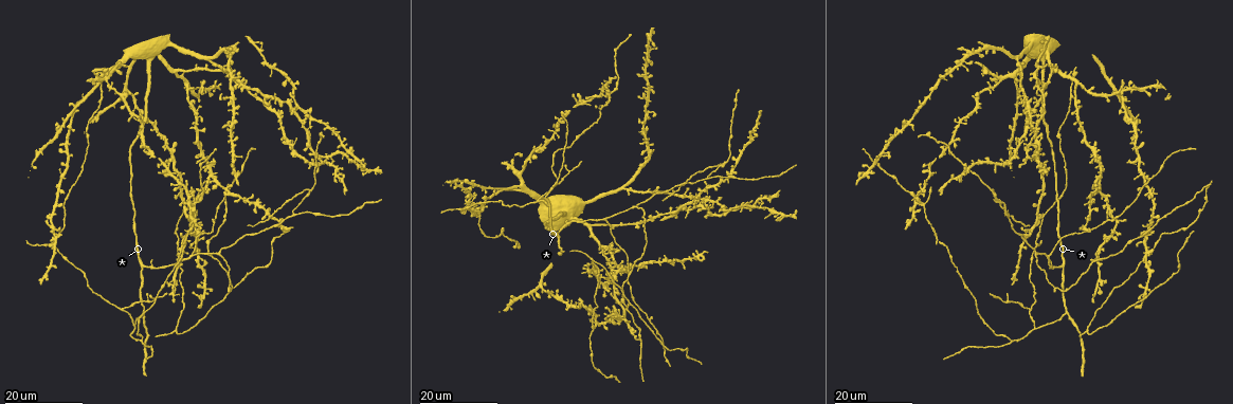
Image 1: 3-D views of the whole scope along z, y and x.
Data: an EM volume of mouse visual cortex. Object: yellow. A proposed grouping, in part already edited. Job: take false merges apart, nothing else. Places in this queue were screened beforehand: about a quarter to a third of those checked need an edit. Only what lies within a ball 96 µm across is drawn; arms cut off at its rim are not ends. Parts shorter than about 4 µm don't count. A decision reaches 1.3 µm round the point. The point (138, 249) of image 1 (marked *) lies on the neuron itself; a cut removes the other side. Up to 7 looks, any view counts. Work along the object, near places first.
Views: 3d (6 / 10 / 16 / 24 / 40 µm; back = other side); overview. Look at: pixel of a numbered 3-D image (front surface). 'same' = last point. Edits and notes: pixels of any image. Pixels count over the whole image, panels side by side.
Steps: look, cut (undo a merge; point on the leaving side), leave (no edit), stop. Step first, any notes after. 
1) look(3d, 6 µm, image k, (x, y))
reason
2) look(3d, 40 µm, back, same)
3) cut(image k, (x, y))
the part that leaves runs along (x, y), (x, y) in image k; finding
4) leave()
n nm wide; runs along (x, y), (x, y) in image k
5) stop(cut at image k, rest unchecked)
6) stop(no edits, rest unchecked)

look(3d, 24 µm, image 1, (148, 336))
branch point

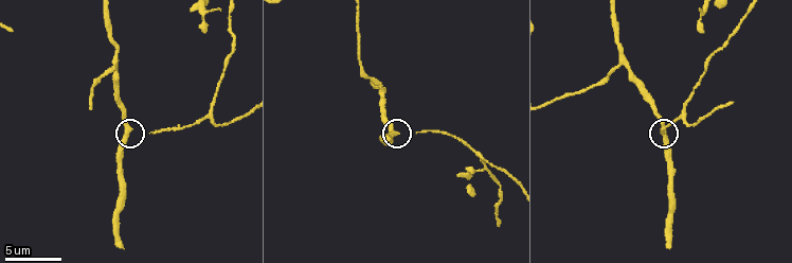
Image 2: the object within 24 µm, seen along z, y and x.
look(3d, 10 µm, image 2, (397, 133))
zoom in

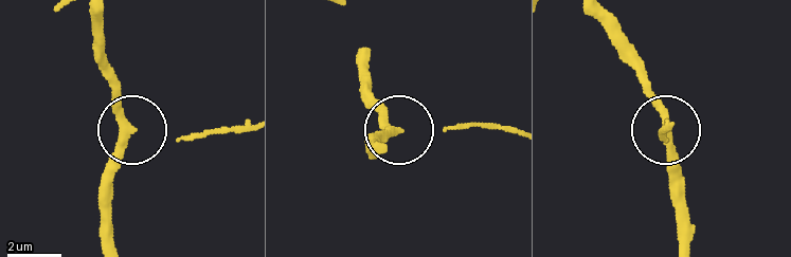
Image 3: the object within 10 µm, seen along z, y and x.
leave()
240 nm wide; runs along (590, 15), (661, 117), (672, 184) in image 3; one neuron here

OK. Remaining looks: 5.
look(3d, 16 µm, image 1, (1034, 329))
three-way junction

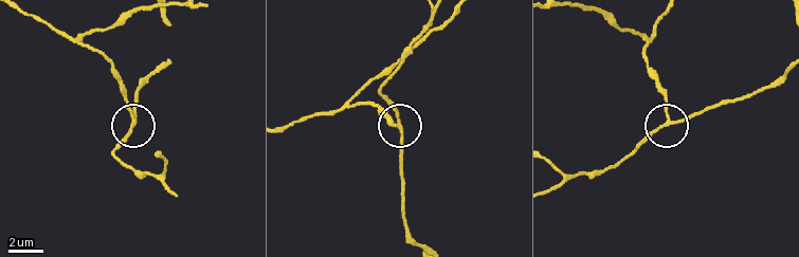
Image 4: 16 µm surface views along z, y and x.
look(3d, 10 µm, image 4, (667, 124))

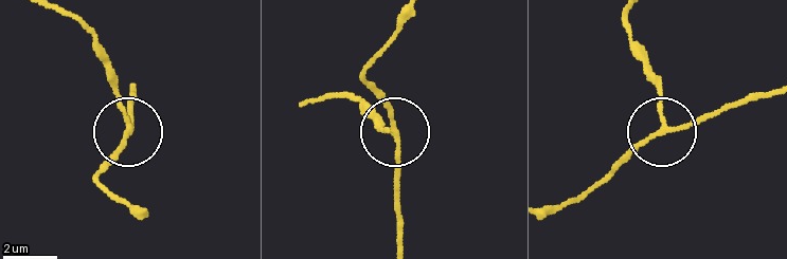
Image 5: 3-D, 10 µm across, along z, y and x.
leave()
3 arms; runs along (399, 241), (399, 146), (389, 105), (365, 73) in image 5; one neuron here

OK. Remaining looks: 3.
look(3d, 16 µm, image 1, (123, 309))
branch point

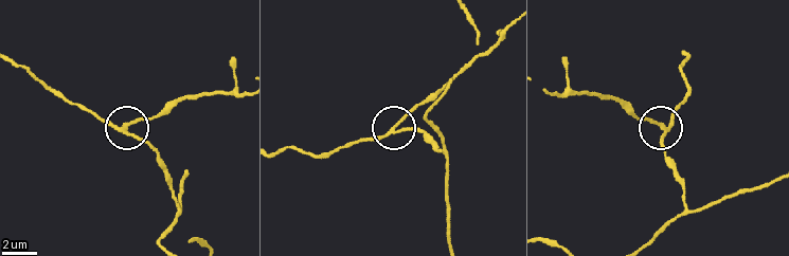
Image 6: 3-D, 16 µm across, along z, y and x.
look(3d, 10 µm, image 6, (660, 127))

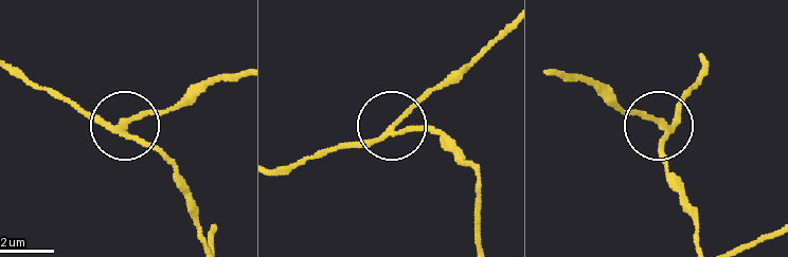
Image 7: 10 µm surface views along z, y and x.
cut(image 7, (157, 112))
the part that leaves runs along (127, 121), (186, 105), (240, 77) in image 7; a second neuron is stuck on

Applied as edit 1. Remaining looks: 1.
stop(cut at image 7, rest unchecked)

